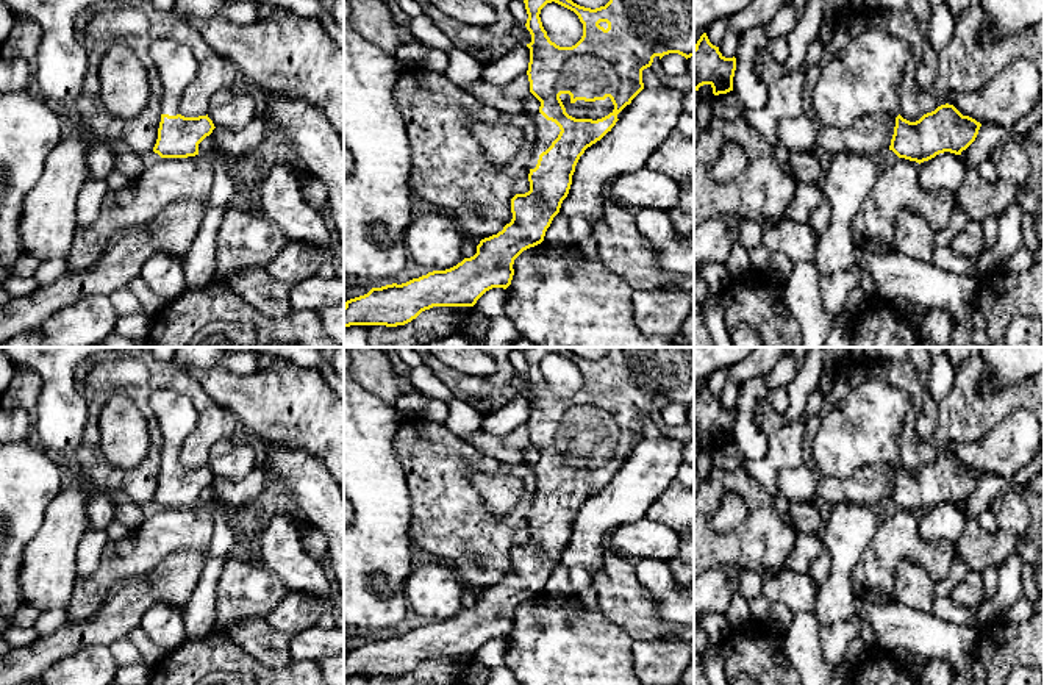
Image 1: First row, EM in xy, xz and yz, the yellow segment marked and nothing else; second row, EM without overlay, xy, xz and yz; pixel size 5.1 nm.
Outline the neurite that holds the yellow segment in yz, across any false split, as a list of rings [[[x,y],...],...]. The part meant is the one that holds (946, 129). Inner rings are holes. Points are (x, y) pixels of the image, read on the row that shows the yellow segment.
[[[949,103],[924,114],[916,122],[899,114],[889,150],[899,158],[919,164],[944,152],[961,155],[975,141],[980,127],[980,122],[963,116]]]

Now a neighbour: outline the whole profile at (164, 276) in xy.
[[[170,255],[150,256],[142,266],[141,277],[152,292],[166,299],[175,299],[188,288],[184,267]]]

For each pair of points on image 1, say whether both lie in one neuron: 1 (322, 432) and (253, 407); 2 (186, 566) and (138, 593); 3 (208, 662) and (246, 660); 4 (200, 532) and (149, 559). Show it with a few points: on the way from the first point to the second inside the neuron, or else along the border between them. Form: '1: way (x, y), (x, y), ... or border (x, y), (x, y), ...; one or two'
1: way (305, 416), (289, 416), (280, 407), (271, 407); one
2: way (174, 579), (168, 585), (150, 590); one
3: way (218, 660), (236, 660); one
4: way (188, 532), (175, 532), (161, 546); one

